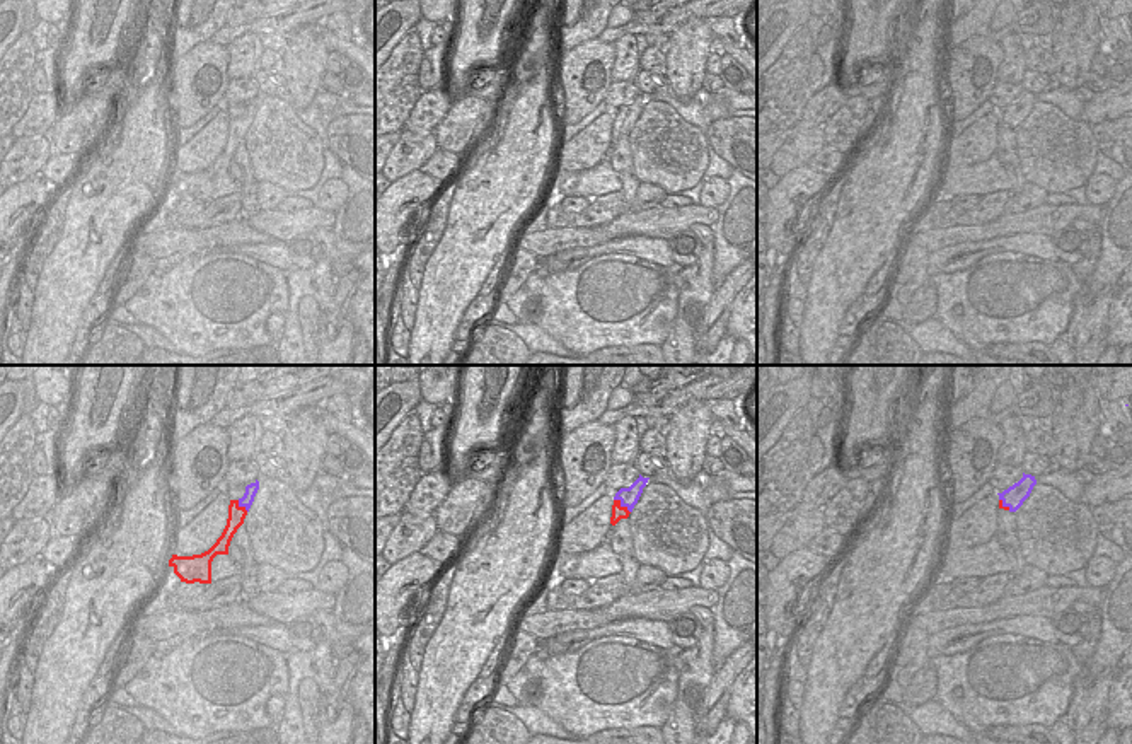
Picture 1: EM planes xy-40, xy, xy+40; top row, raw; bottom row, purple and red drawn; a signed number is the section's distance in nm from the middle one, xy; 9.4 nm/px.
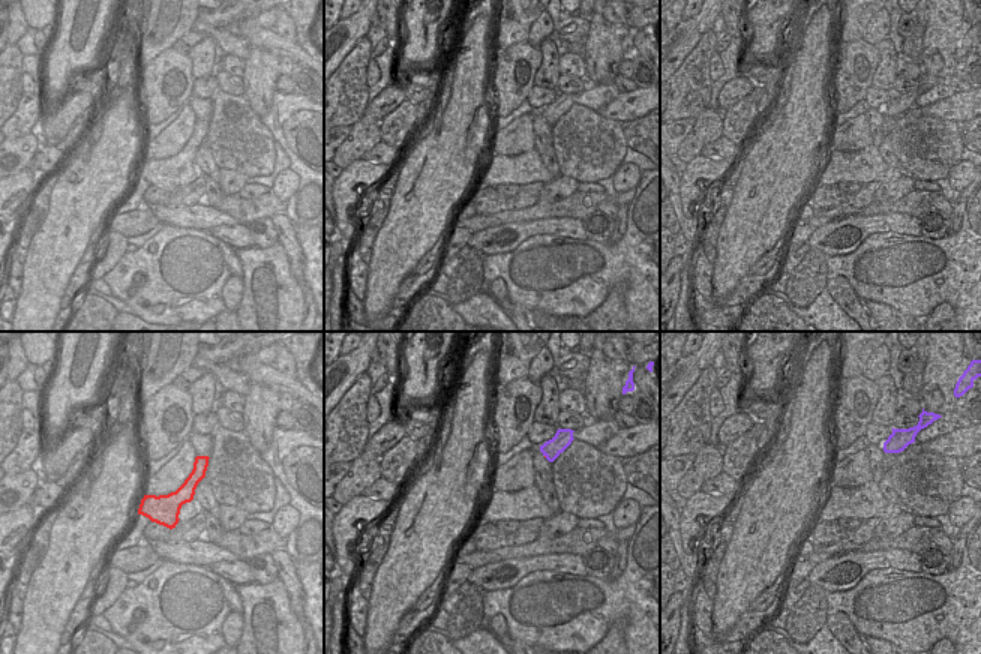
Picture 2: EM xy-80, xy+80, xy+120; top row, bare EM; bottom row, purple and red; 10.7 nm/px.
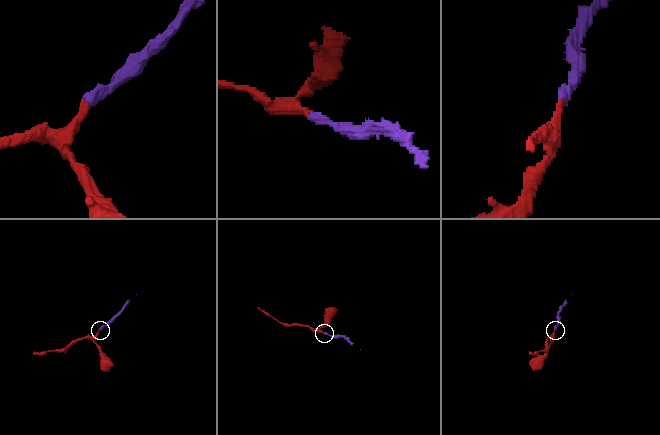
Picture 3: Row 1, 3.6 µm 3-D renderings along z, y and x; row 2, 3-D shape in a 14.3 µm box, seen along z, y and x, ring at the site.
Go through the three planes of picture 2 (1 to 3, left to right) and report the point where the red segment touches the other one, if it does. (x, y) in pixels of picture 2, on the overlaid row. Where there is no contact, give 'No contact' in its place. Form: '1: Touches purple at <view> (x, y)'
1: No contact
2: No contact
3: No contact.

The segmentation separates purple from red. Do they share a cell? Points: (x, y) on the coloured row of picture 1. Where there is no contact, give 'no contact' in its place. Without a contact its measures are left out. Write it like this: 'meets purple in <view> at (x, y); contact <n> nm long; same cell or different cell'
meets purple in xy at (623, 505); contact 200 nm long; different cell

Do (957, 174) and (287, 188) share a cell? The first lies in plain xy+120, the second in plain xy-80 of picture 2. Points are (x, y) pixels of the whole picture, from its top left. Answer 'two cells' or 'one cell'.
one cell

